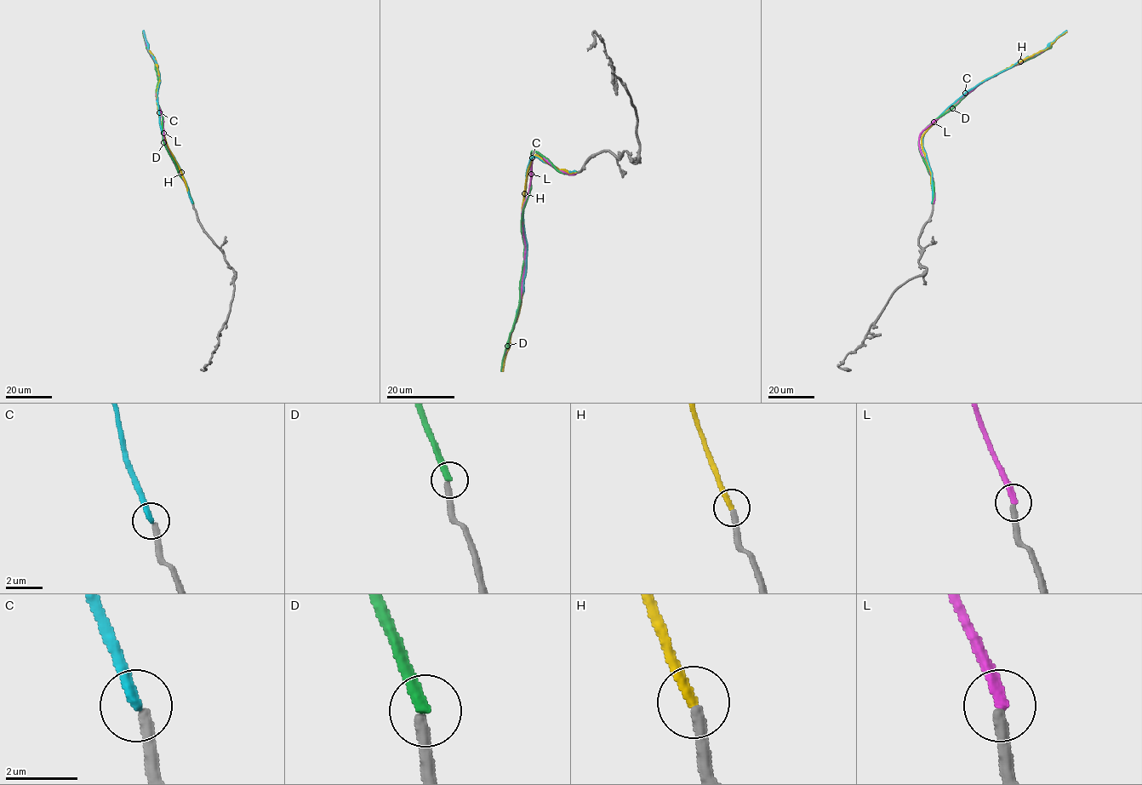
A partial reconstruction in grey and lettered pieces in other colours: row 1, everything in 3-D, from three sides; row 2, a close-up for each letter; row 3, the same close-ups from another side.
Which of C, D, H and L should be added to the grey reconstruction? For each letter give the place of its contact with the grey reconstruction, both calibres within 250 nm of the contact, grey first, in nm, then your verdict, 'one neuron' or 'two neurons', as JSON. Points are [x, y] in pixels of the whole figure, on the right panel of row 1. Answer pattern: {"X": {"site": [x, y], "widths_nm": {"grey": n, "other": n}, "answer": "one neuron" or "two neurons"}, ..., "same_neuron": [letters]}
{"C": {"site": [932, 203], "widths_nm": {"grey": 300, "other": 320}, "answer": "two neurons"}, "D": {"site": [933, 203], "widths_nm": {"grey": 300, "other": 340}, "answer": "two neurons"}, "H": {"site": [933, 203], "widths_nm": {"grey": 300, "other": 280}, "answer": "one neuron"}, "L": {"site": [933, 203], "widths_nm": {"grey": 320, "other": 320}, "answer": "two neurons"}, "same_neuron": ["H"]}

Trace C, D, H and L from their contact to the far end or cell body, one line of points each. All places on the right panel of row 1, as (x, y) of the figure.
C: (932, 203), (932, 173), (922, 146), (922, 136), (927, 129), (967, 91), (1039, 53), (1066, 31)
D: (932, 203), (933, 180), (919, 149), (920, 134), (983, 81), (1034, 57), (1066, 31)
H: (933, 203), (930, 170), (922, 143), (925, 131), (969, 90), (1046, 49), (1066, 31)
L: (933, 203), (932, 176), (920, 149), (920, 134), (979, 84), (1039, 54), (1066, 31)

